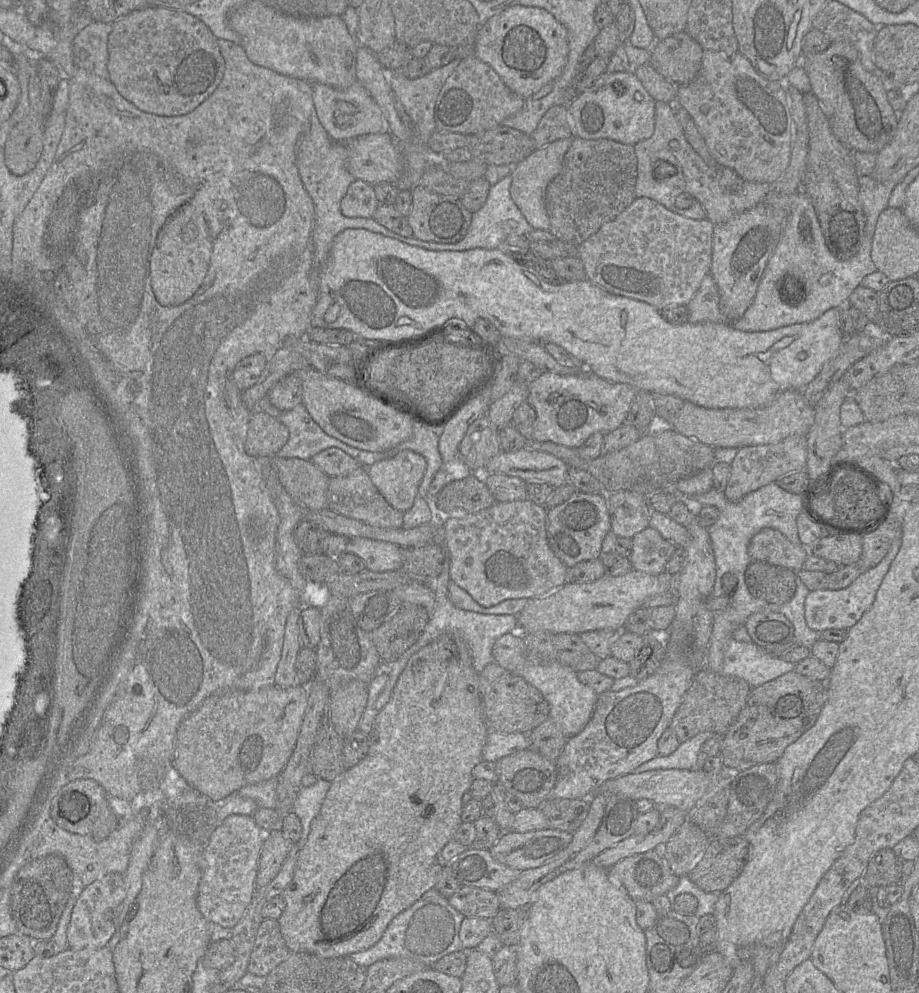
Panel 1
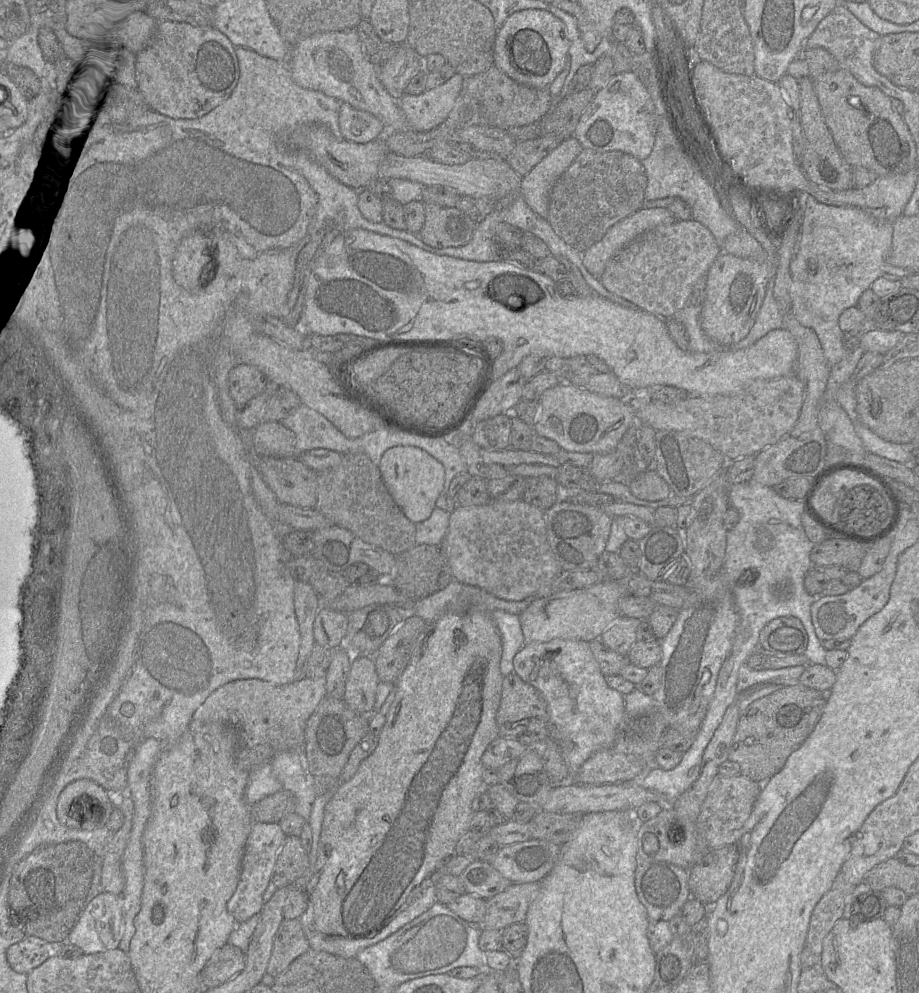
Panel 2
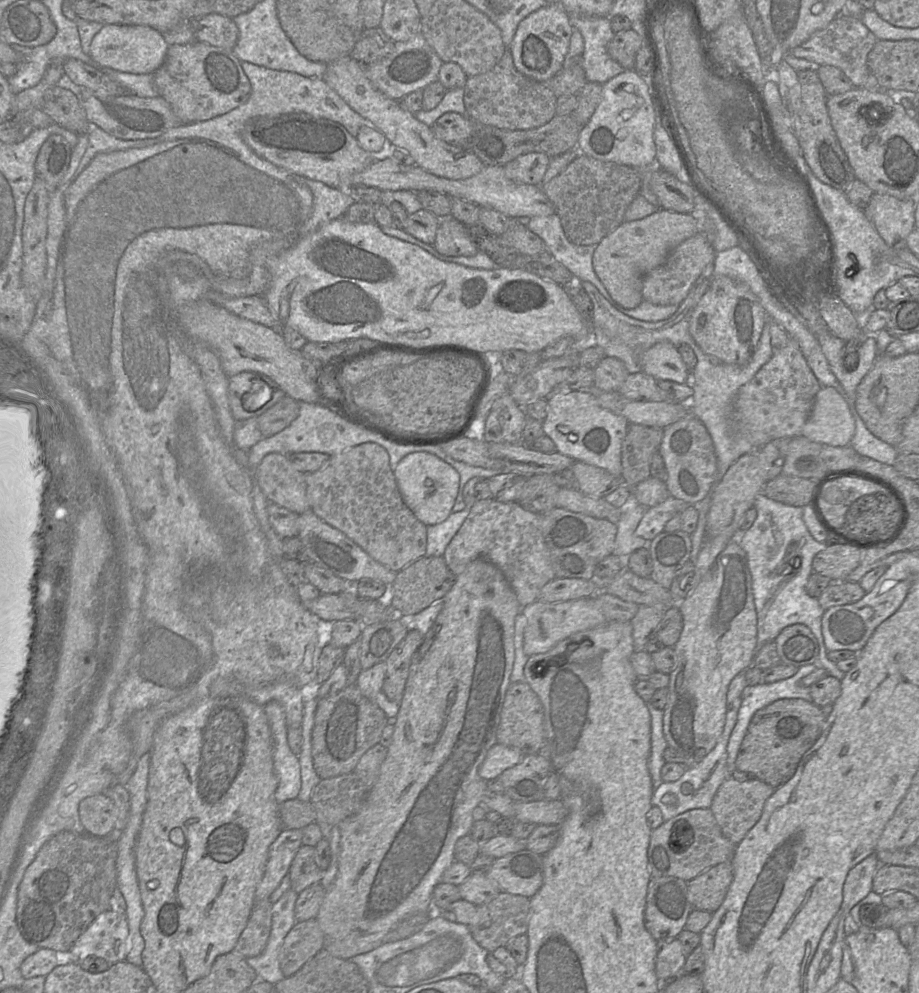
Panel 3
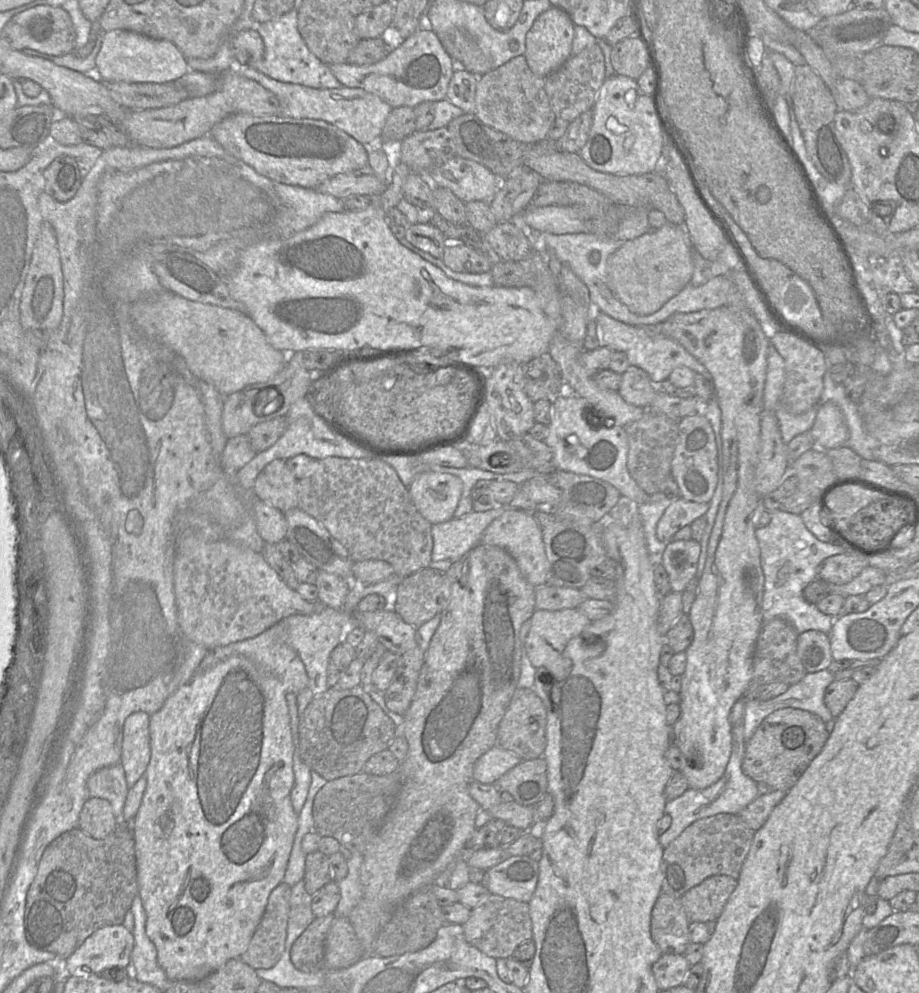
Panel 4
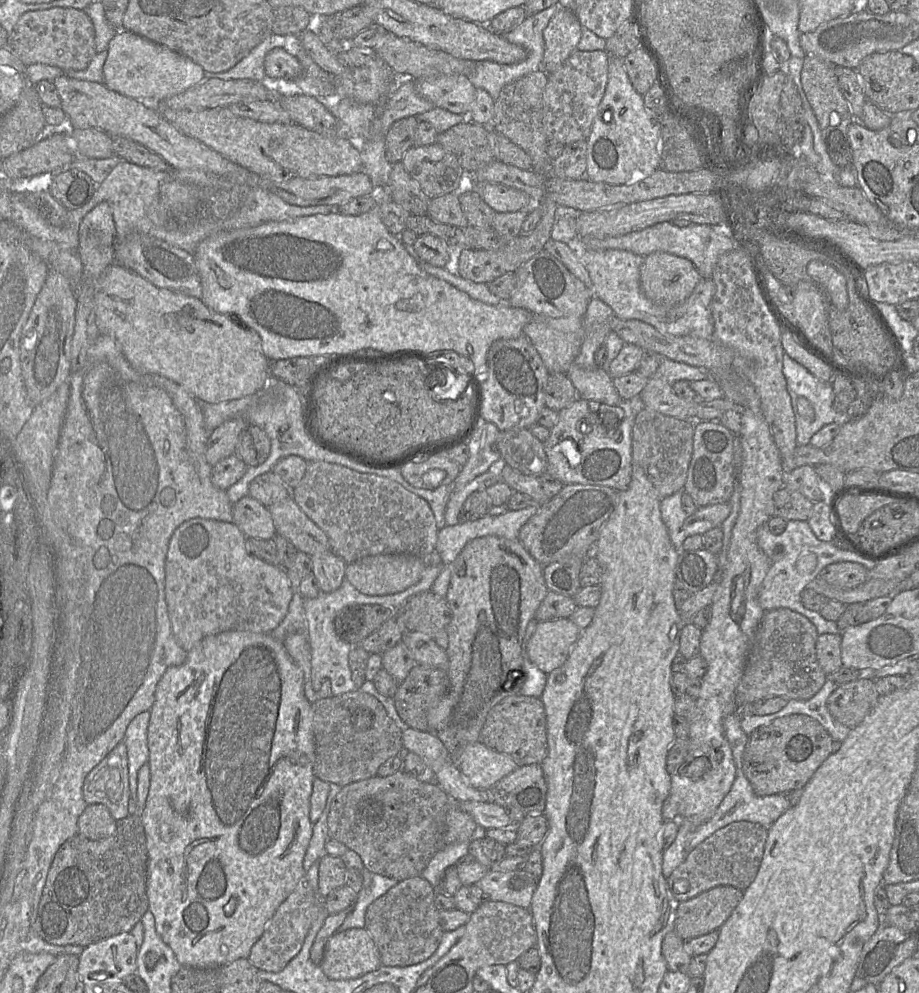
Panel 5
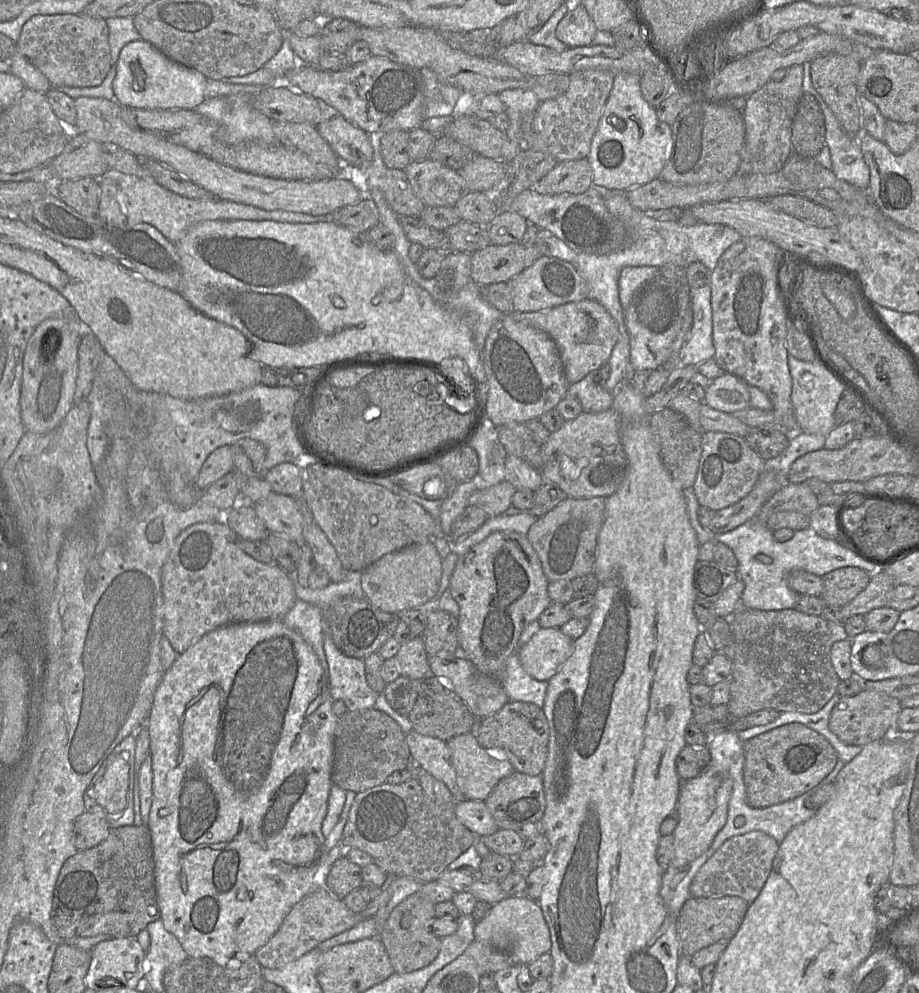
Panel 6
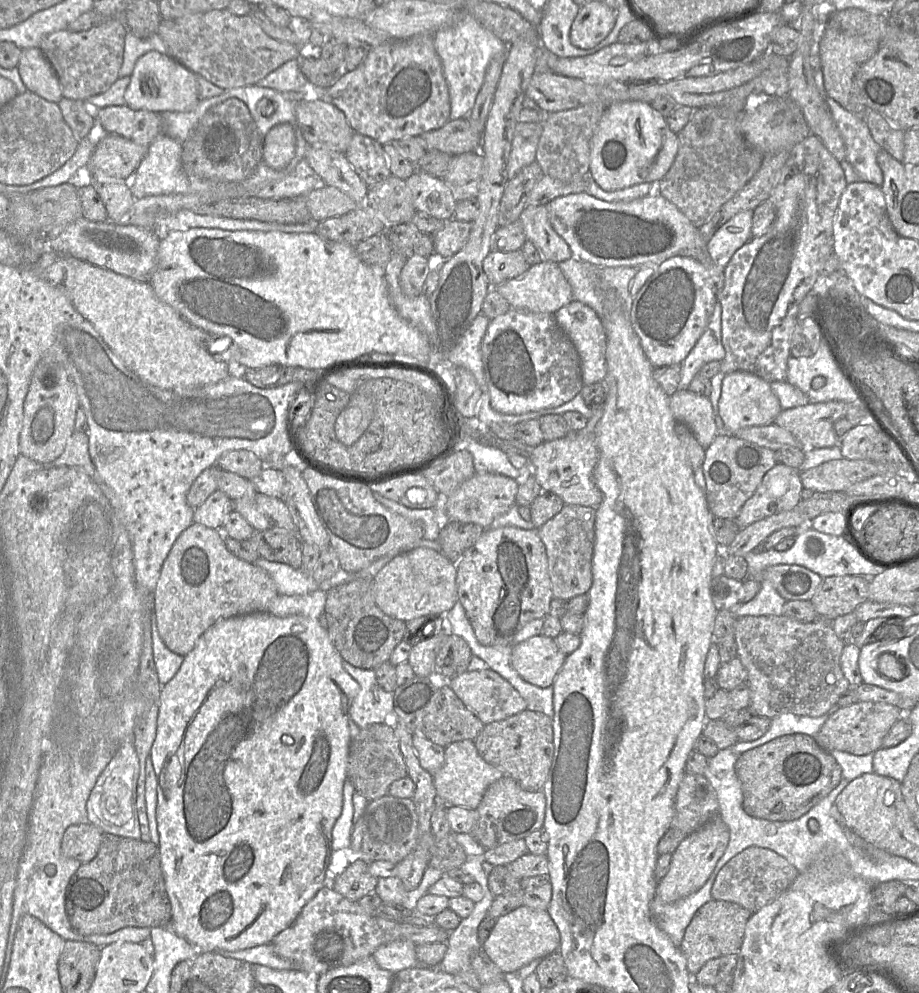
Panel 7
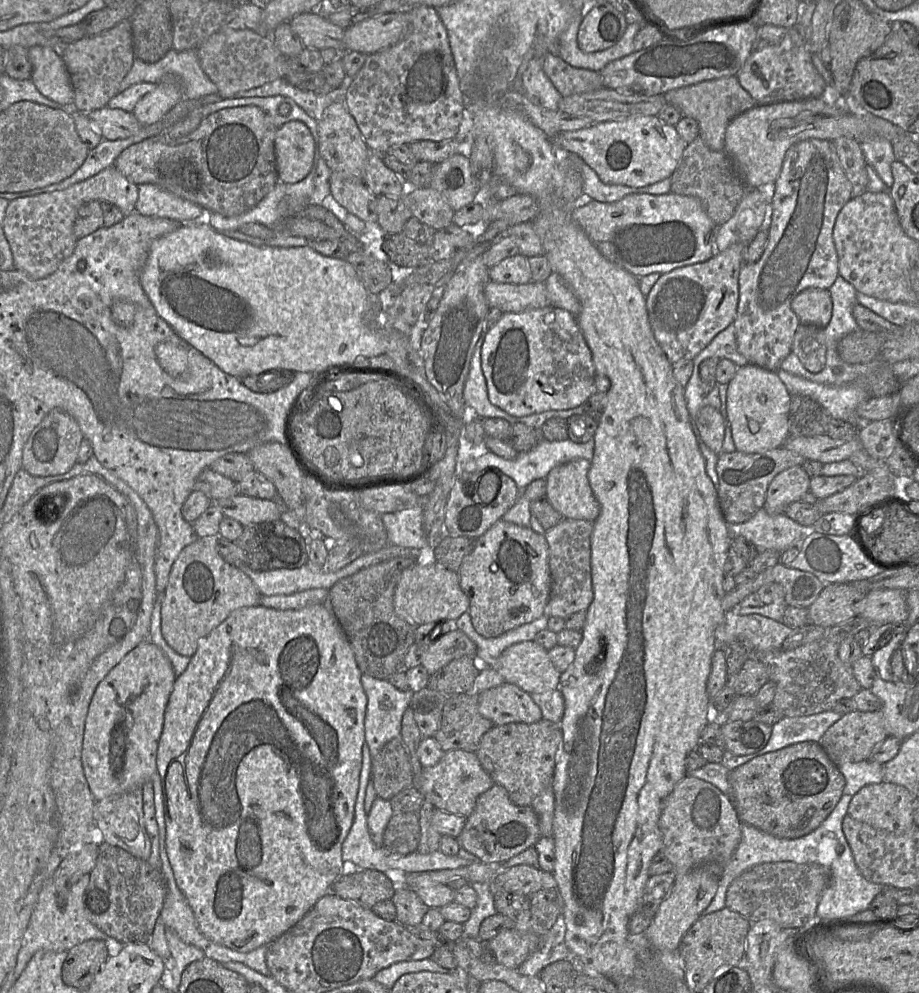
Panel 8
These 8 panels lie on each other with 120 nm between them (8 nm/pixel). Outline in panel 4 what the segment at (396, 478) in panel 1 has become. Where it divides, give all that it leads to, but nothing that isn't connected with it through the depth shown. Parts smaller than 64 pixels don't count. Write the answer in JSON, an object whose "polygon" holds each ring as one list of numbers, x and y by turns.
{"polygon":[[426,471,418,473,407,489,416,509,434,525,453,518,462,494,462,480,449,473]]}

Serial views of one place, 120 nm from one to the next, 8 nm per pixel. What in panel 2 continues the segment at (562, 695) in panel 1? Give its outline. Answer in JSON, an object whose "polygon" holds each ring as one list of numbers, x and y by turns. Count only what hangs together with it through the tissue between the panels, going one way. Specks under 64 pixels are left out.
{"polygon":[[553,639,549,642,525,643,513,658,513,673,534,687,541,696,547,716,548,734,559,745,571,770,580,766,597,751,610,748,625,713,624,695,611,688,593,656,590,642,575,639]]}

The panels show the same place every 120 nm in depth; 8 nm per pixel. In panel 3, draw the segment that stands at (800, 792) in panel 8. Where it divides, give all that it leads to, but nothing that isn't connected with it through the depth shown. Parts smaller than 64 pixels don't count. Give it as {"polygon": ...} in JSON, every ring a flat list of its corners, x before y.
{"polygon":[[799,698,779,699,759,709,753,715,747,733,740,745,735,760,736,769,756,777,773,788,778,788,795,774,804,756,823,732,825,719,826,716,821,707]]}

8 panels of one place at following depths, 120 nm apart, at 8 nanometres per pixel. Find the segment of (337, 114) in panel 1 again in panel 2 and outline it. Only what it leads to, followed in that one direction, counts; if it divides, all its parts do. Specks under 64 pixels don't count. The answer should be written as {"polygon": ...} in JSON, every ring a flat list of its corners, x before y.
{"polygon":[[341,103,339,130,343,139,355,143,368,143,384,136,384,127,374,115]]}

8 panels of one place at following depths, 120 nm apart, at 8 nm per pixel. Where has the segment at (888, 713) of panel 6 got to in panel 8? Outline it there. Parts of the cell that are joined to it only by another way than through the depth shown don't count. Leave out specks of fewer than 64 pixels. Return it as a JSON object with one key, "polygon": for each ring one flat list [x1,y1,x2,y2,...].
{"polygon":[[854,710,843,714,837,722,831,725,825,731,819,744,831,761,836,766,839,766,845,763,856,763,869,759,875,748,883,742,886,736,887,732,881,710,873,712]]}

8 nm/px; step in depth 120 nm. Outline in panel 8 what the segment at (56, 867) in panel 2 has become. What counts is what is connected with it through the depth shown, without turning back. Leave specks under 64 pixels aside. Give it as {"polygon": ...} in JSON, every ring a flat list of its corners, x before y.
{"polygon":[[100,842,96,865,88,876,89,883,83,897,88,920,121,945,149,945,166,897,162,871,122,848]]}

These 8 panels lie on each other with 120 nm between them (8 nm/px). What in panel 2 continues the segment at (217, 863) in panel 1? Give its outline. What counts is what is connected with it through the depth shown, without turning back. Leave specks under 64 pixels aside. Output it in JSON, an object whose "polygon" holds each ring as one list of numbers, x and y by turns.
{"polygon":[[254,822,247,838,241,864,240,879,237,888,227,903,228,912,238,923,249,920,258,915,263,907,263,894,273,875,277,856,287,835,279,824]]}

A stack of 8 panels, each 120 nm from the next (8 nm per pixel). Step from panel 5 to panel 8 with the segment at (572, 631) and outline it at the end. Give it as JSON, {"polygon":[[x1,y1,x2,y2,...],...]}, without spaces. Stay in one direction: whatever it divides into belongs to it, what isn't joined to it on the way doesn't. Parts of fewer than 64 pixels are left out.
{"polygon":[[526,641,510,646,491,668,501,675,505,682,518,686,528,694,558,689,561,675,551,663,548,651,535,641]]}

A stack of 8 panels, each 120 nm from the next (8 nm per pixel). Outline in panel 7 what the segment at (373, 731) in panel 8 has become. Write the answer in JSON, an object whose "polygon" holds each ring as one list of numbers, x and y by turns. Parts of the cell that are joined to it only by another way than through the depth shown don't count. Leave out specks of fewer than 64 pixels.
{"polygon":[[343,660,343,668,360,685,360,691,350,706,350,717,357,727,365,728,375,723,395,726,393,692,385,691,377,682,374,670,354,667]]}

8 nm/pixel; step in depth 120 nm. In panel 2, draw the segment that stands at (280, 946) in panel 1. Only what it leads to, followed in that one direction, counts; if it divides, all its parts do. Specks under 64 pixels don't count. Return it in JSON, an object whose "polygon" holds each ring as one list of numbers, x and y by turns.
{"polygon":[[284,919,275,935,266,973,277,977,300,955,310,950,299,919]]}

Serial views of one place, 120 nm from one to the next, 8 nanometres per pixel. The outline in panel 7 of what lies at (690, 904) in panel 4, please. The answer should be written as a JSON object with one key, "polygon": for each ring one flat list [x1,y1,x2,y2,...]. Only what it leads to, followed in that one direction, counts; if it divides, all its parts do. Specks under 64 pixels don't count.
{"polygon":[[712,899,693,916,685,930,681,949,687,960,689,973,694,977,711,959,739,954,746,925,753,913,739,904]]}

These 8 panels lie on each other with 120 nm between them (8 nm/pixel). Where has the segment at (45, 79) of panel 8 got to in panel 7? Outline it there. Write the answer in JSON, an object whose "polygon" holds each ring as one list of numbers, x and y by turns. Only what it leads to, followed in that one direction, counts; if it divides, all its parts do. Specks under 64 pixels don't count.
{"polygon":[[39,47,22,49,17,70,28,91,54,103,64,97,55,70]]}

